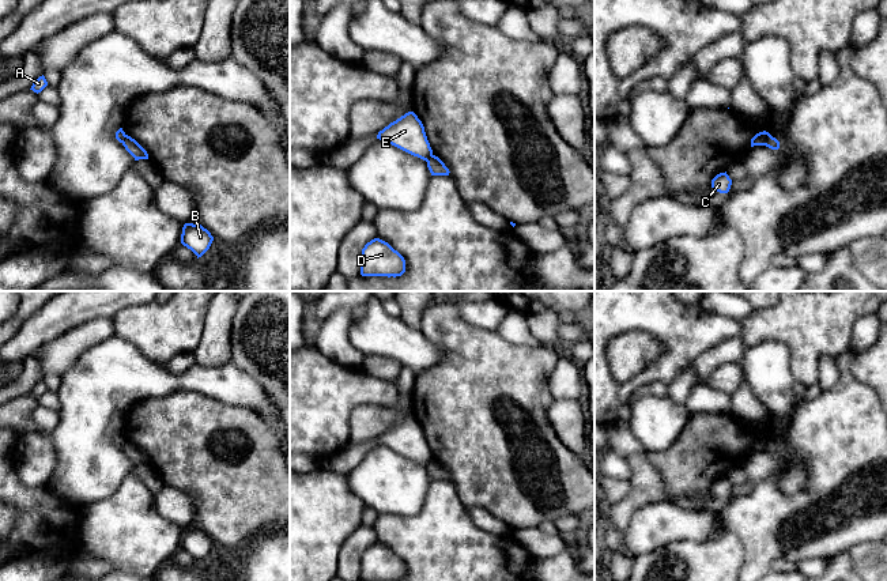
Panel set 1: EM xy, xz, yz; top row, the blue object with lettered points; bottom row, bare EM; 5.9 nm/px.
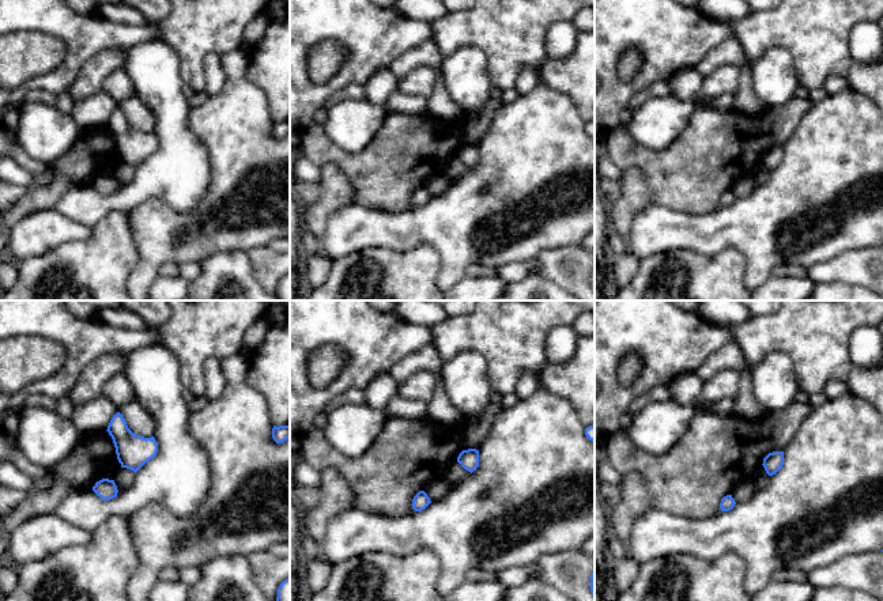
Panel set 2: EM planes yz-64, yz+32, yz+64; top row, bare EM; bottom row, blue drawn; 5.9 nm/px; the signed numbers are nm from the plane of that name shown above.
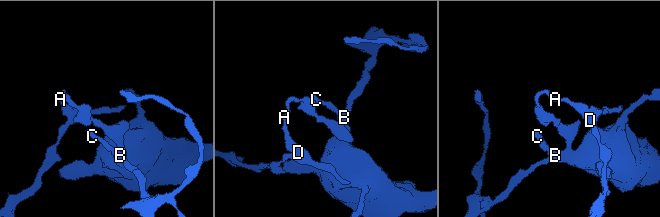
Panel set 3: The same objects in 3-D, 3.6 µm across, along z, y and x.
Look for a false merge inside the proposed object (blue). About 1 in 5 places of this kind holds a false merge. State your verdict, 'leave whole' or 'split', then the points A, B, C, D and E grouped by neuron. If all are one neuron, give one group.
split; groups A D E / B C

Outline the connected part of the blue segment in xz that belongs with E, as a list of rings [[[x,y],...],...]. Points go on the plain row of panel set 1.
[[[408,416],[396,426],[390,427],[378,437],[377,444],[385,445],[426,467],[433,460],[424,431],[414,416]]]

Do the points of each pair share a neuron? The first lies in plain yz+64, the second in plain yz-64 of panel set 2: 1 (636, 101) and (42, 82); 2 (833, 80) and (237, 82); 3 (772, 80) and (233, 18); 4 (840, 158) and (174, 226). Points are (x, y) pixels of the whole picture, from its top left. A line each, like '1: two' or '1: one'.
1: two
2: two
3: two
4: one

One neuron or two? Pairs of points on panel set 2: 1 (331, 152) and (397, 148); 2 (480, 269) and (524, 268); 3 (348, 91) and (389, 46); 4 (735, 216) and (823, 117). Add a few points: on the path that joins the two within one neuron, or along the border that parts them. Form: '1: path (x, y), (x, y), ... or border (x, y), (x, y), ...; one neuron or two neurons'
1: path (347, 161), (381, 161); one neuron
2: border (495, 268), (497, 275); two neurons
3: border (363, 86), (348, 83), (327, 98); two neurons
4: path (763, 204), (822, 146); one neuron

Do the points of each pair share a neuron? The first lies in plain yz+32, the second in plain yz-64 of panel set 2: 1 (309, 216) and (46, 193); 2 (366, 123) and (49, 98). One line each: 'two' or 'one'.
1: one
2: two

